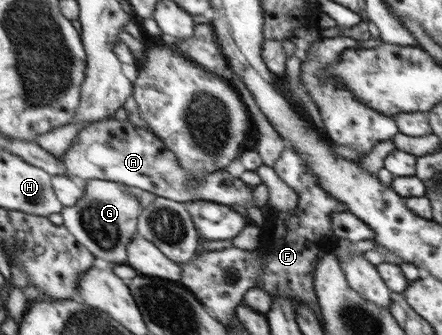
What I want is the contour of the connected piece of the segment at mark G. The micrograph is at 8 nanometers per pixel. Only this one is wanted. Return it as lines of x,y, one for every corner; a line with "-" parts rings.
92,179
86,184
86,194
77,206
65,207
62,215
66,226
83,245
87,245
95,253
95,245
107,253
109,261
127,261
129,259
129,241
135,239
137,235
137,217
141,213
141,203
137,195
133,193
134,189
124,183

